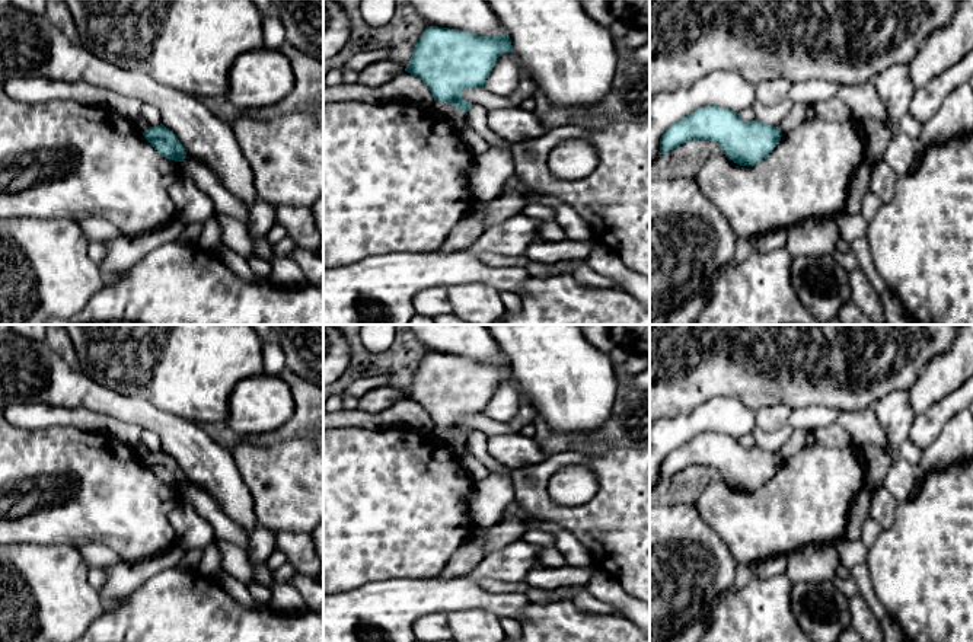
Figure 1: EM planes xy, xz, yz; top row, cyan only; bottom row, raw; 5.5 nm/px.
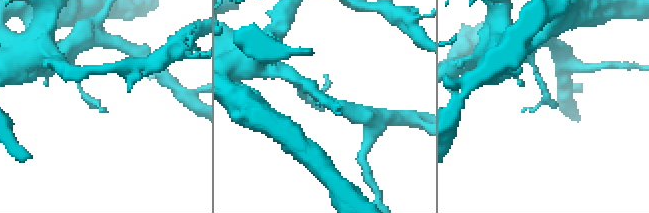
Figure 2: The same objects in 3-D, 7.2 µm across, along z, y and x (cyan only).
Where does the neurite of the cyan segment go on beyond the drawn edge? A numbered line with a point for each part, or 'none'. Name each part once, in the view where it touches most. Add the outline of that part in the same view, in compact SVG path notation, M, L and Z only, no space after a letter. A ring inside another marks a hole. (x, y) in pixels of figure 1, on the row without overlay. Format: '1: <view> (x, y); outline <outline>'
none

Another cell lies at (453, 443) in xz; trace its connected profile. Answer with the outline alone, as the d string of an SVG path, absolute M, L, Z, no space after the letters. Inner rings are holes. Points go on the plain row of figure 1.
M434 427L431 431L434 440L444 447L452 456L463 459L468 451L468 441L452 429Z

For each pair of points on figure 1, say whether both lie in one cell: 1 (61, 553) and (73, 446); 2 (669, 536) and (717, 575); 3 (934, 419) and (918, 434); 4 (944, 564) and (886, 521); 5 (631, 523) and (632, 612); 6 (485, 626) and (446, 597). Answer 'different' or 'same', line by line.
1: different
2: same
3: same
4: different
5: different
6: different

